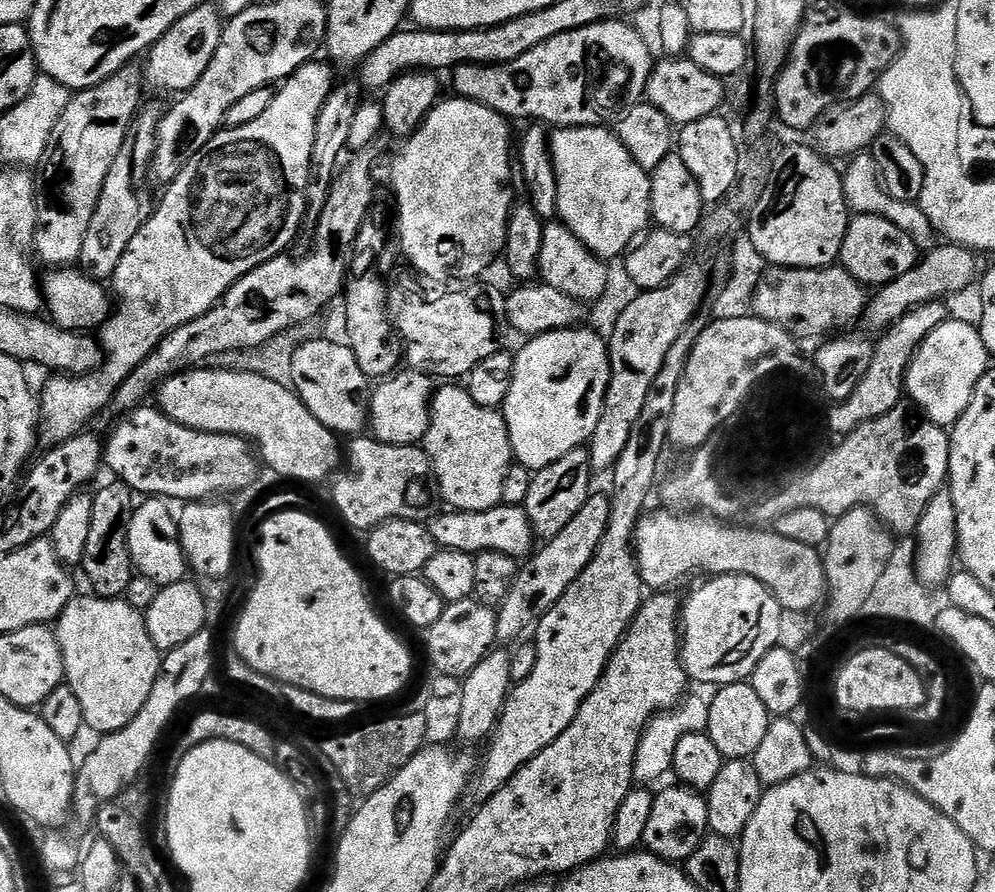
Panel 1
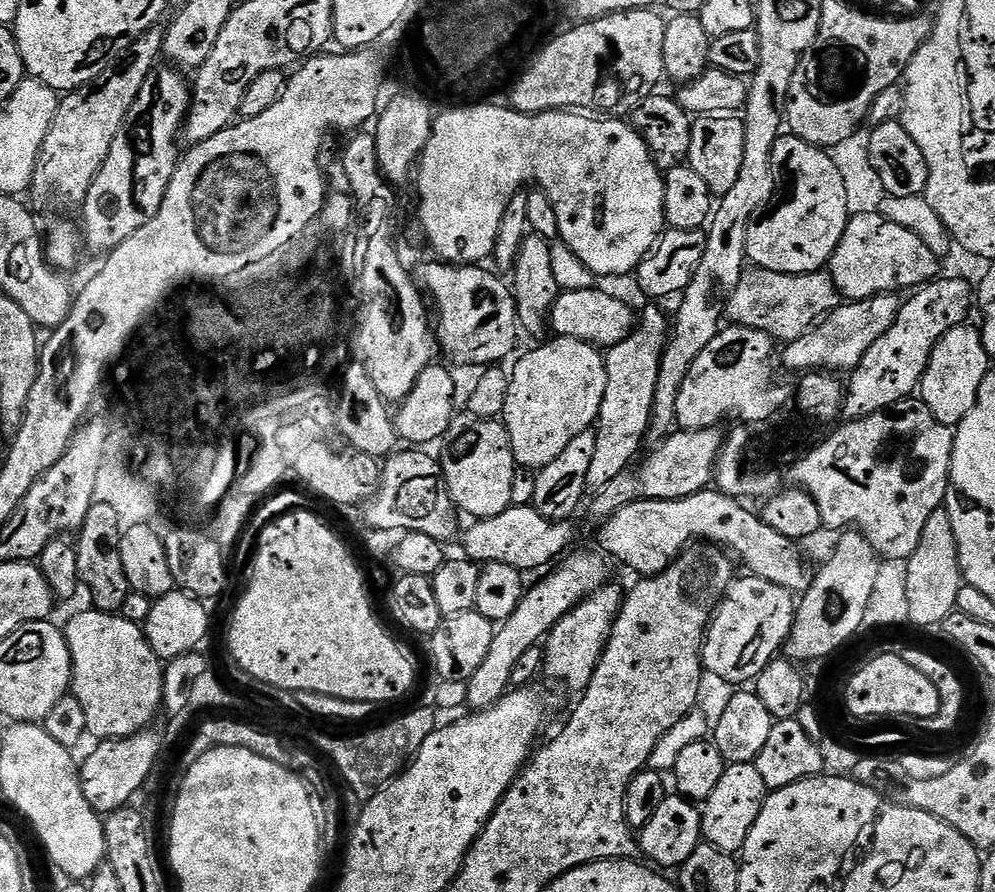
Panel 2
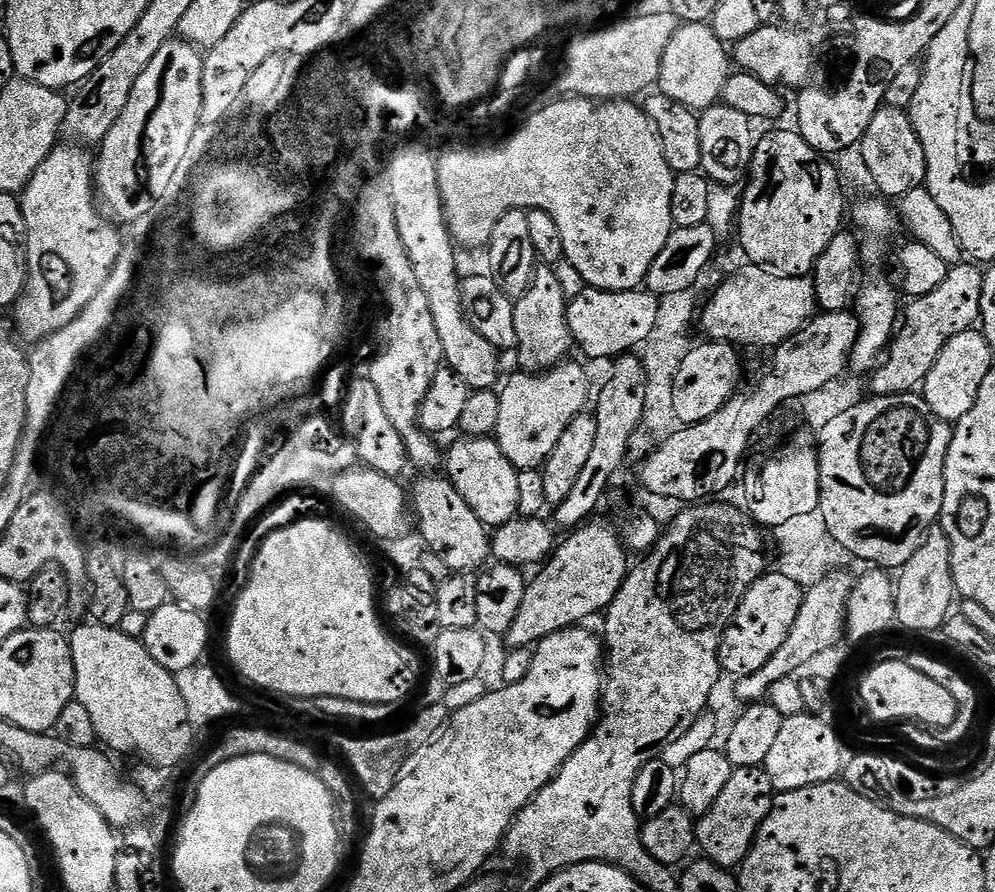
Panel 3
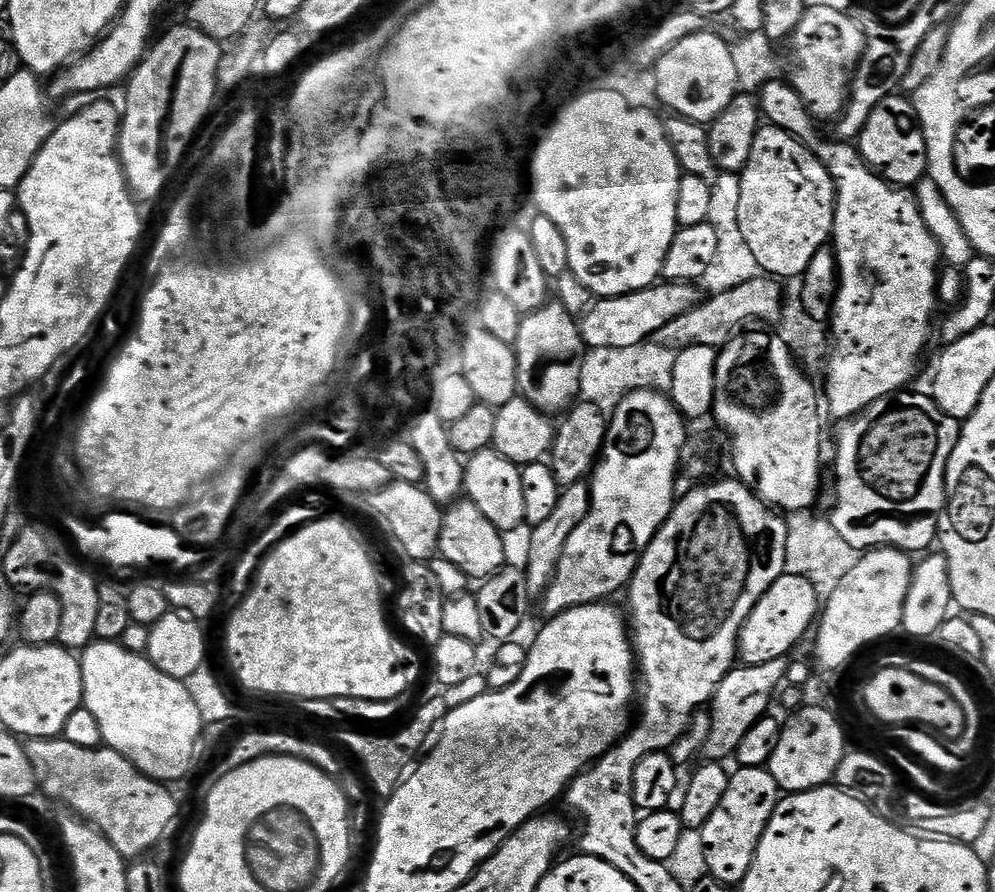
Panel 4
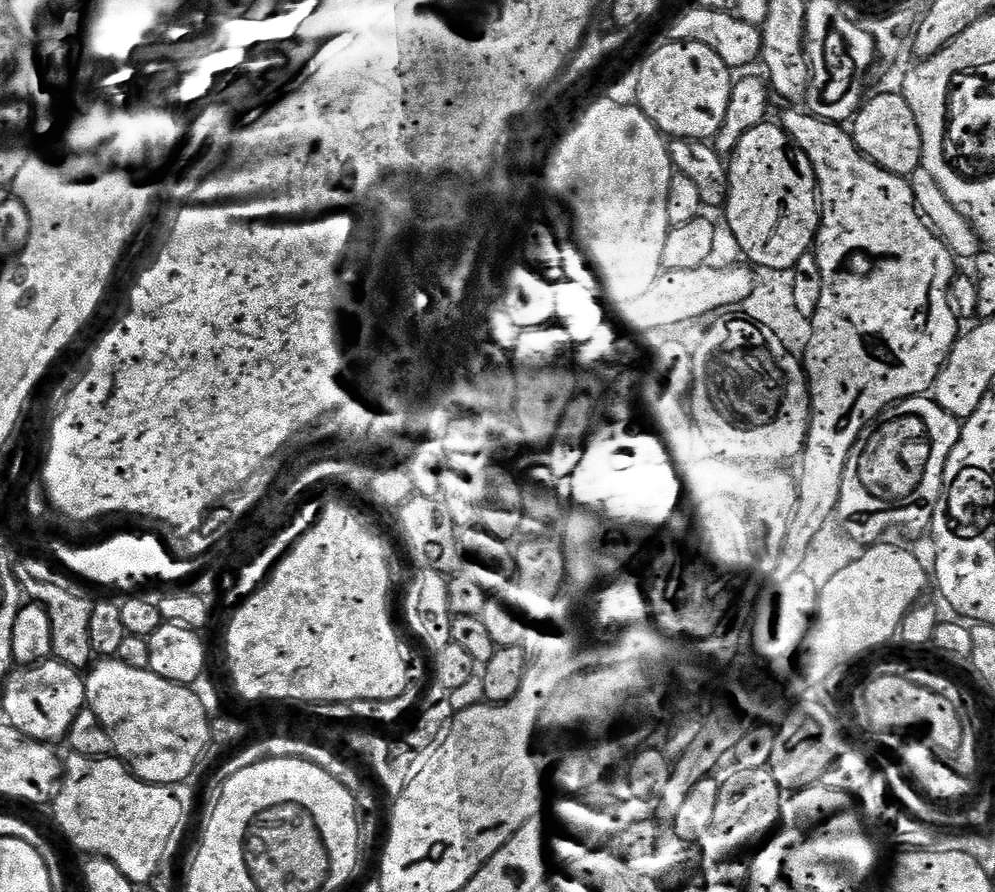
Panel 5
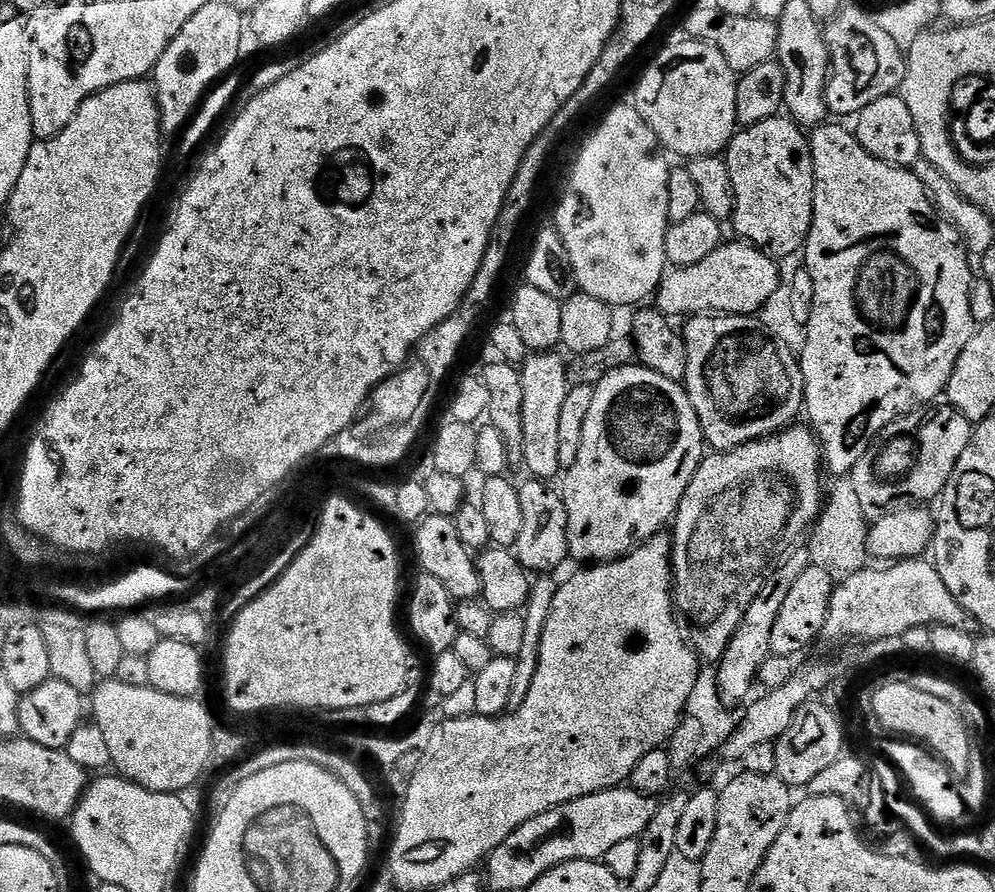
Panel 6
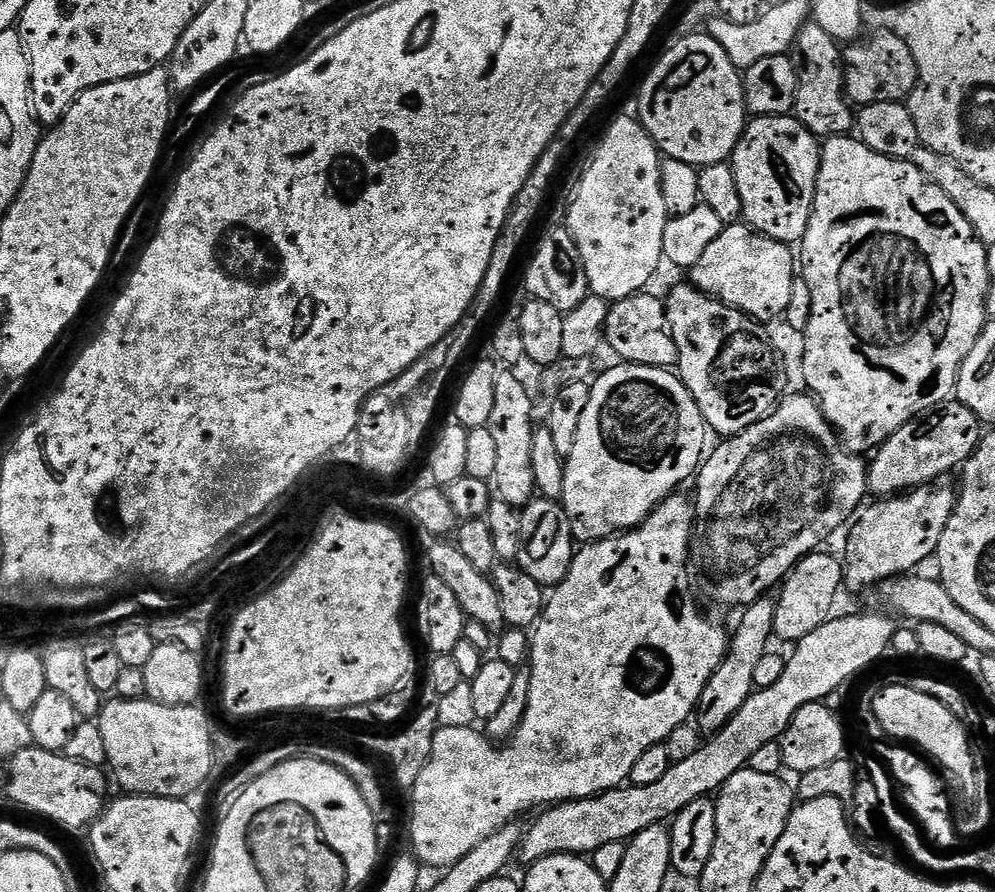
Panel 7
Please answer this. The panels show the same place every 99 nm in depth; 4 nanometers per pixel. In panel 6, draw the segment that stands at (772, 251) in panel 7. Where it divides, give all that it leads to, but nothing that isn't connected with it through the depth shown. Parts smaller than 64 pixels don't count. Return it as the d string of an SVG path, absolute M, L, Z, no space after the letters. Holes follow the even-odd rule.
M747 242L721 243L710 258L694 266L669 271L654 293L655 307L669 318L691 318L701 314L759 313L772 294L781 286L780 265L767 252Z

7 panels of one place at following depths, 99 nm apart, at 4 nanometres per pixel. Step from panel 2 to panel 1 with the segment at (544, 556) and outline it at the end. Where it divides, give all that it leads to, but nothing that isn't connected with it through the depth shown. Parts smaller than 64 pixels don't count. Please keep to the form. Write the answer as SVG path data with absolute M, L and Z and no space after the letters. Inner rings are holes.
M501 503L485 512L445 511L432 517L428 524L430 534L434 538L437 549L449 548L463 552L497 552L517 558L524 558L533 551L534 533L532 523L523 507Z

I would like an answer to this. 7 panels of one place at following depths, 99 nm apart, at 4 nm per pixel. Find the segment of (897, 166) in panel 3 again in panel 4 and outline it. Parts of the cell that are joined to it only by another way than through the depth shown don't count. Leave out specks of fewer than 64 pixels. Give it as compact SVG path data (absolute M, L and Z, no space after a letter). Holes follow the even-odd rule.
M891 94L878 102L860 132L858 147L864 163L889 184L915 186L919 180L925 179L928 151L920 129L920 120L916 116L915 103L907 95Z

